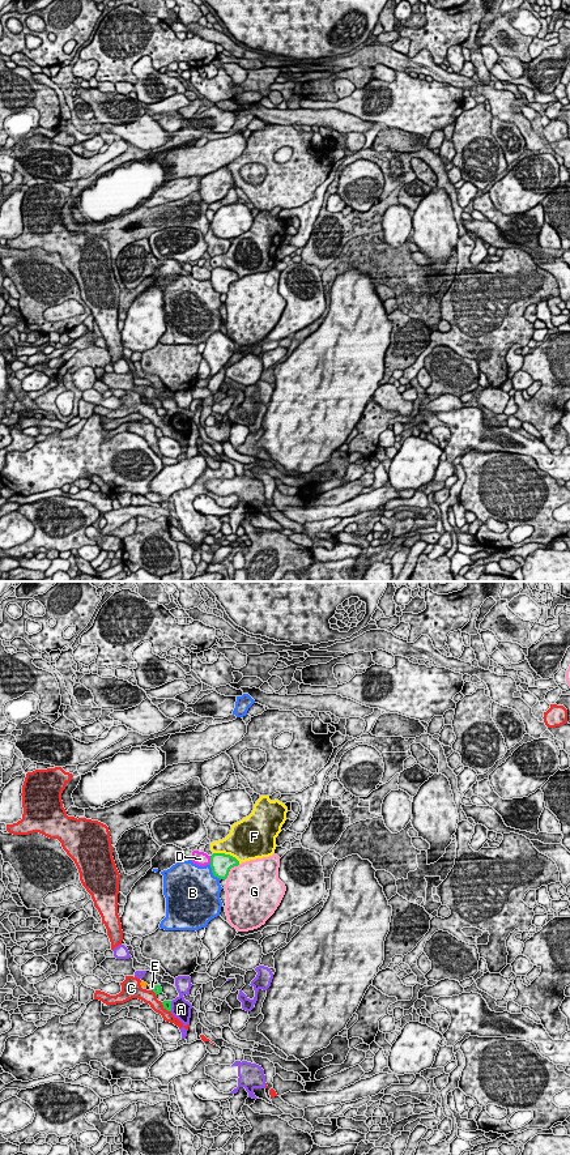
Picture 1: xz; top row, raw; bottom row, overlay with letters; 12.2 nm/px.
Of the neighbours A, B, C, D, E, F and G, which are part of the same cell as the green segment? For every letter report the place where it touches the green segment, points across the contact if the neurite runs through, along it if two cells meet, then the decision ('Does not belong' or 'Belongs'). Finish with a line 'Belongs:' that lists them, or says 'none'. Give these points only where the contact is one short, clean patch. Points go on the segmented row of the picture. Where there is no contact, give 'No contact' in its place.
A: Touches green at xz (170, 1006). Does not belong
B: Touches green at xz (212, 872). Does not belong
C: Touches green at xz (165, 1008). Does not belong
D: Touches green at xz (211, 860). Does not belong
E: Touches green at xz (153, 988). Path across: xz (157, 989), (153, 988), (152, 987). Belongs
F: Touches green at xz (226, 855). Does not belong
G: Touches green at xz (230, 868). Does not belong
Belongs: E

